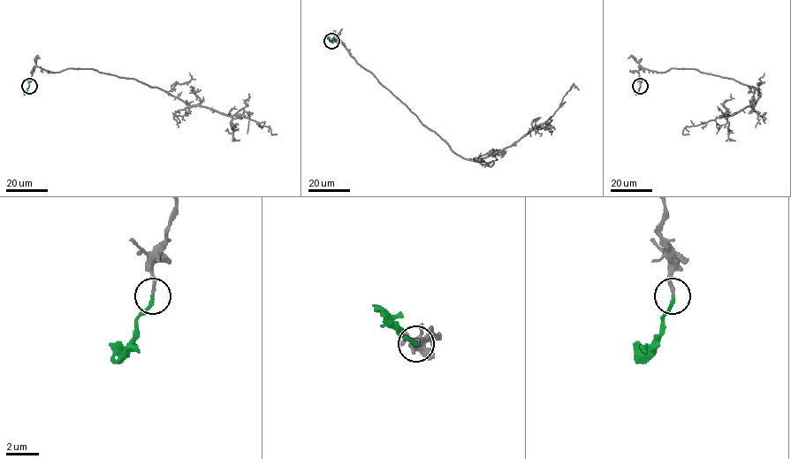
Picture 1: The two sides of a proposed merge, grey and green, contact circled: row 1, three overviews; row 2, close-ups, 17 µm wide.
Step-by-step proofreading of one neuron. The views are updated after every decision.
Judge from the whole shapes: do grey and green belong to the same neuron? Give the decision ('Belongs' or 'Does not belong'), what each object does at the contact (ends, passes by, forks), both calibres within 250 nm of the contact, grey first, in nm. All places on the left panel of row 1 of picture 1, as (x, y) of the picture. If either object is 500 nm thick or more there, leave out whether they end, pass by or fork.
Belongs. At the ring grey ends. At the ring green ends. Thickness 200 nm (grey) against 200 nm

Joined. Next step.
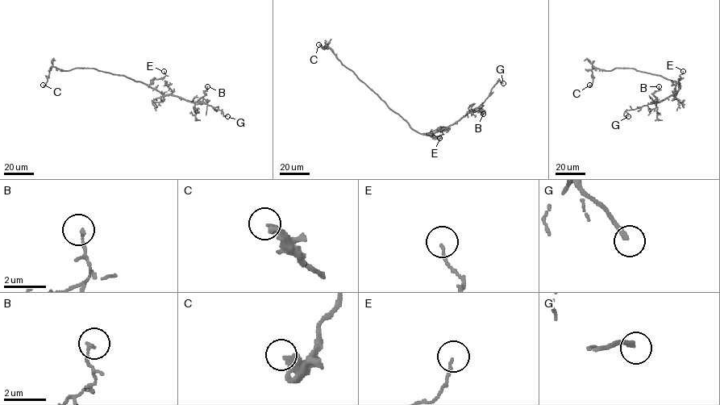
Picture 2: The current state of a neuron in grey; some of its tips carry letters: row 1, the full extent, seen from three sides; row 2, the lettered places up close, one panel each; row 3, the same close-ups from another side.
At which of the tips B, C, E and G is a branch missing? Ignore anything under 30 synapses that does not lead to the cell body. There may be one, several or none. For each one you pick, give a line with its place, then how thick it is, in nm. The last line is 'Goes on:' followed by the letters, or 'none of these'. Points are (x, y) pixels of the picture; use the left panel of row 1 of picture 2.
G: at (227, 116); 240 nm thick
Goes on: G

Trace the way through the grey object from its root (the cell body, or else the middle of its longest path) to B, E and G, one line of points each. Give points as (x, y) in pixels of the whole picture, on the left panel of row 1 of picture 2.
B: (131, 79), (146, 84), (164, 94), (176, 95), (193, 102), (205, 95), (207, 86)
E: (131, 79), (149, 85), (155, 78), (164, 77), (164, 71)
G: (131, 79), (146, 84), (164, 94), (206, 103), (221, 110), (223, 115), (227, 116)

